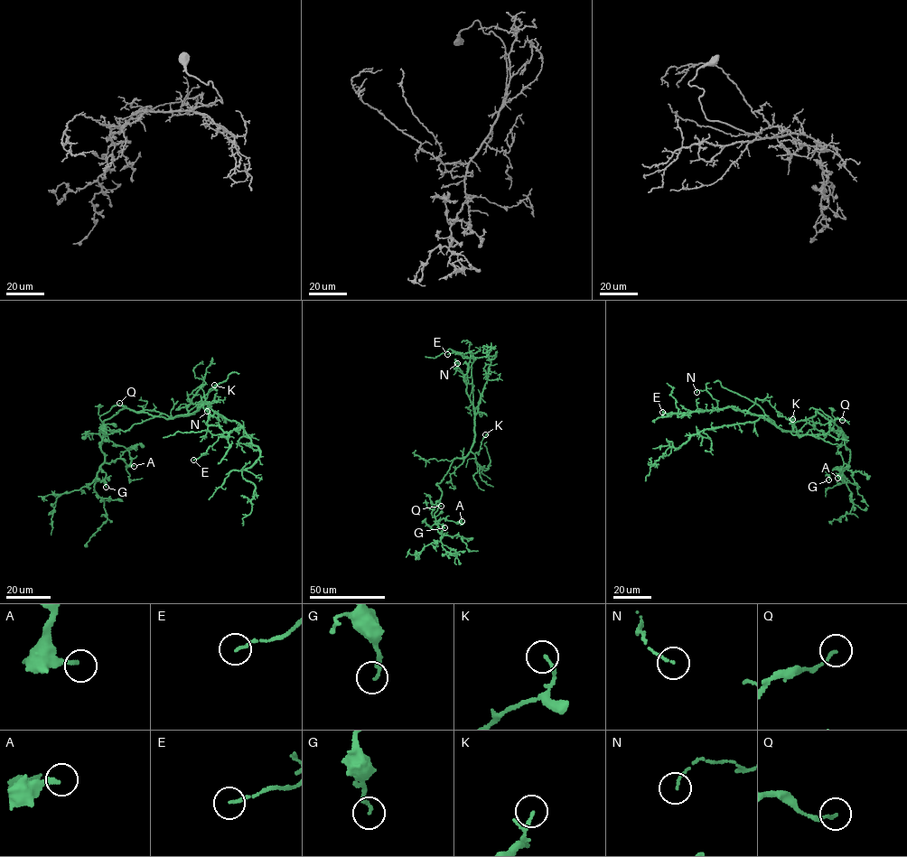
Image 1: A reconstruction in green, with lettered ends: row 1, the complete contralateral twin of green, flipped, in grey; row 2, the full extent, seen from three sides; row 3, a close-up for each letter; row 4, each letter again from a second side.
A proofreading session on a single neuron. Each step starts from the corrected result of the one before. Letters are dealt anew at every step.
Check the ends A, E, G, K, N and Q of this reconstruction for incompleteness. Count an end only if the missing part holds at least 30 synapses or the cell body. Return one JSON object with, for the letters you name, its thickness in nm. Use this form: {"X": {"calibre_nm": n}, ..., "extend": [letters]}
{"extend": []}

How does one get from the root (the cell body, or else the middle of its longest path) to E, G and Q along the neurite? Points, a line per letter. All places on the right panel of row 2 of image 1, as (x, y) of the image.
E: (793, 429), (794, 432), (781, 430), (756, 414), (731, 407), (687, 414), (662, 412)
G: (793, 429), (793, 423), (817, 411), (840, 428), (849, 463), (828, 472), (828, 479)
Q: (793, 429), (793, 423), (813, 416), (817, 411), (842, 431), (836, 431), (835, 419), (842, 420)

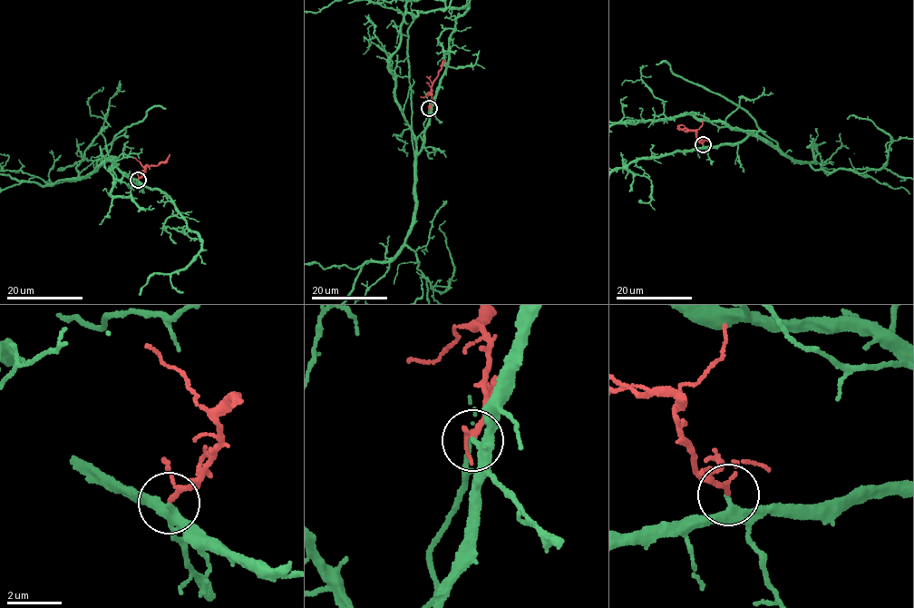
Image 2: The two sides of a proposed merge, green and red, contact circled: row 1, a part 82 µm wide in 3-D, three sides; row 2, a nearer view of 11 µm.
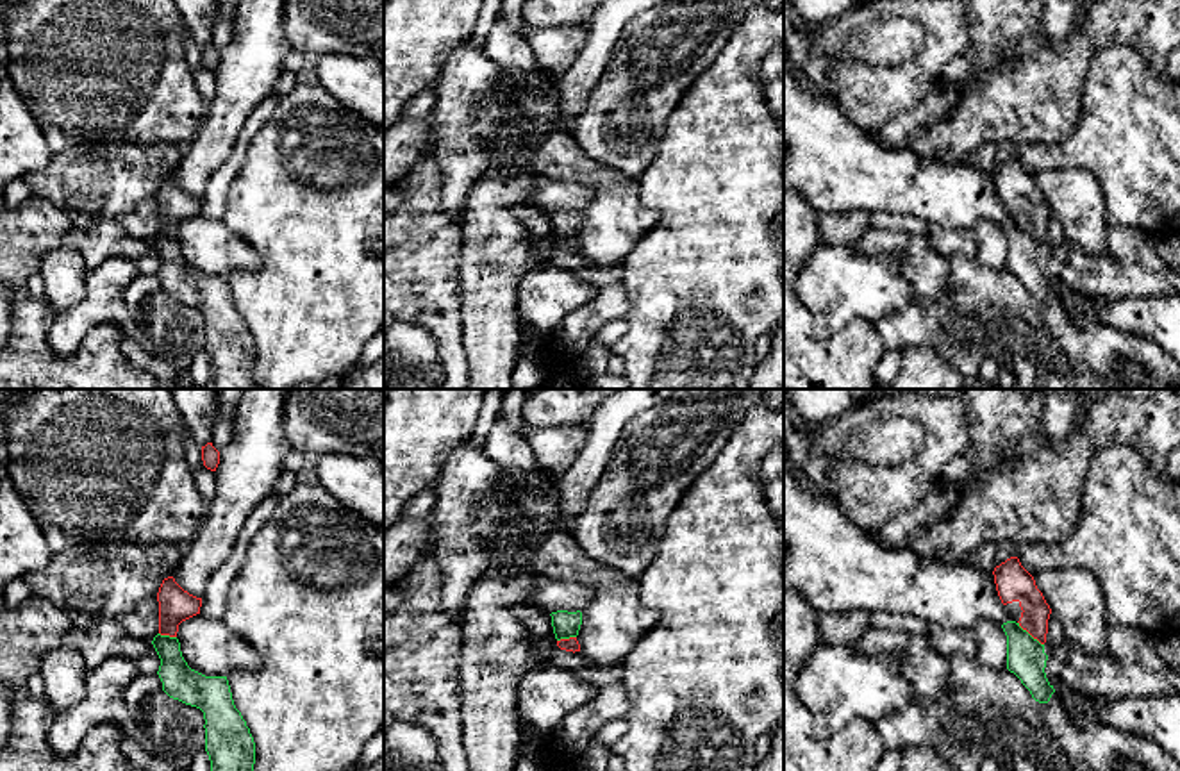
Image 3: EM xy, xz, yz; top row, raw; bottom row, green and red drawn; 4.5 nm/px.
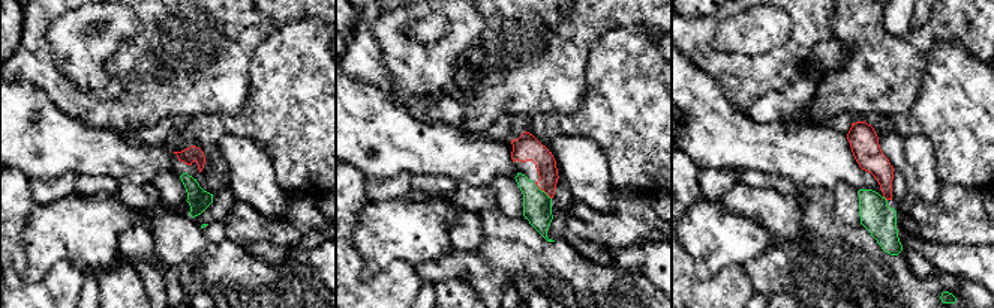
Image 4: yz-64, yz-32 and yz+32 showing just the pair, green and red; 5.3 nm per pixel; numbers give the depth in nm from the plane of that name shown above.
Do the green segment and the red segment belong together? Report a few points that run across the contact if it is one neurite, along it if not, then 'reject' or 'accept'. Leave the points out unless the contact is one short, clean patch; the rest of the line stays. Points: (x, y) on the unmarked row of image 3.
yz (1025, 256), (1029, 234), (1029, 198), (1013, 182) | accept

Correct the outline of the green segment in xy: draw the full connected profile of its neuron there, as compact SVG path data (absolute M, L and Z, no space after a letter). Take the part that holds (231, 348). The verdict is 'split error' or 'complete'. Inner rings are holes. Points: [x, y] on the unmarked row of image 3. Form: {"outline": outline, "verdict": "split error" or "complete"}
{"outline": "M173 177L162 180L159 193L159 234L152 245L161 259L162 291L196 307L205 319L205 352L211 378L200 389L262 389L253 380L255 343L236 309L227 277L205 277L187 266L177 239L179 225L200 214L202 198L184 191Z", "verdict": "split error"}

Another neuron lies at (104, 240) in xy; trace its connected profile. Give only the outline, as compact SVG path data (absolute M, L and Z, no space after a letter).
M105 220L89 227L73 225L61 241L82 255L87 271L112 257L139 261L154 248L152 243L134 239L120 225Z

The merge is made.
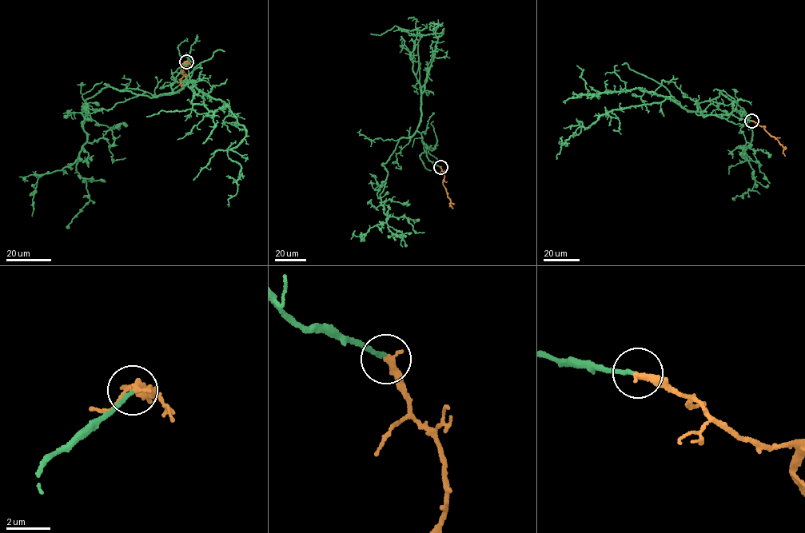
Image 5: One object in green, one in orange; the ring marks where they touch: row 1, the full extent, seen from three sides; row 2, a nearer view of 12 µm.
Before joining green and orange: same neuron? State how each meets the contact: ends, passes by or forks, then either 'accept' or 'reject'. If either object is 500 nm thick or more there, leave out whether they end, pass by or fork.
green ends; orange ends; accept

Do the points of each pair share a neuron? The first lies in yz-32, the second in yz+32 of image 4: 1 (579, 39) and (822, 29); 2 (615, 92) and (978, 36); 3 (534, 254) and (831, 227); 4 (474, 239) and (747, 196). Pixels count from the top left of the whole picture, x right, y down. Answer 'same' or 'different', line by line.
1: different
2: different
3: same
4: same

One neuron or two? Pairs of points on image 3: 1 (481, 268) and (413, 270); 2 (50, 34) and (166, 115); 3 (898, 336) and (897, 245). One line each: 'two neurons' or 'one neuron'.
1: two neurons
2: one neuron
3: two neurons

